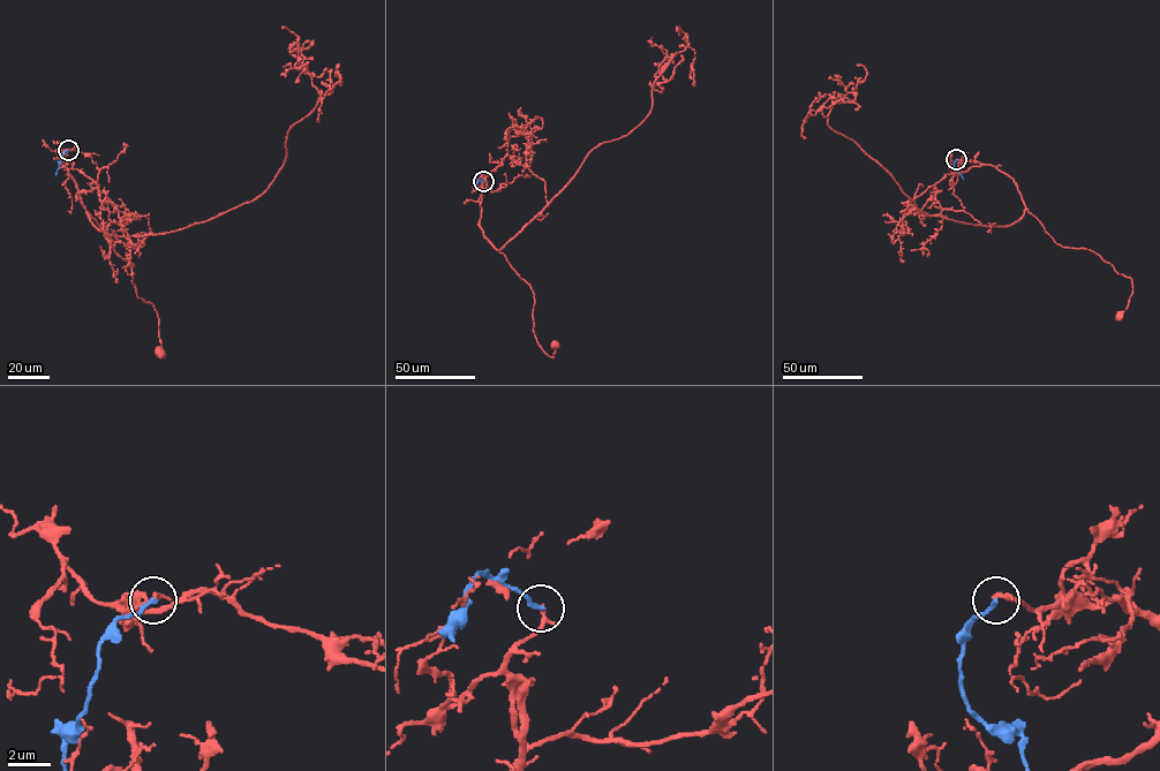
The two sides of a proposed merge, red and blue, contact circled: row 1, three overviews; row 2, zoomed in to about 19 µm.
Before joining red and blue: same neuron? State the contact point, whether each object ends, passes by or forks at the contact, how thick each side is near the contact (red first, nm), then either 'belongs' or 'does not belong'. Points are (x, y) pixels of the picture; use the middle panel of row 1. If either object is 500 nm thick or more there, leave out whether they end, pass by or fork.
at (483, 181); red ends there; blue ends there; 240 nm thick on the red side, 220 nm on the other; does not belong

